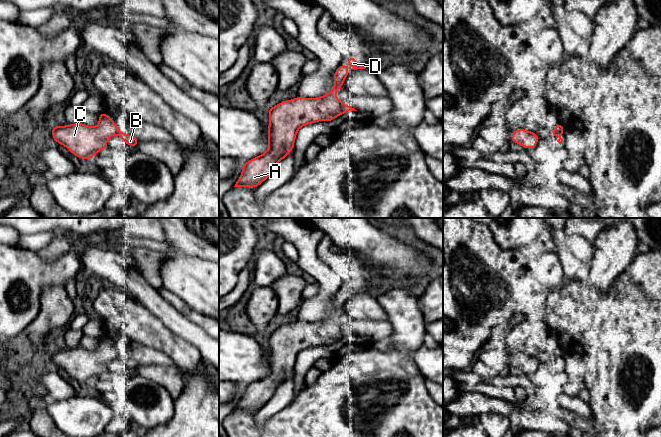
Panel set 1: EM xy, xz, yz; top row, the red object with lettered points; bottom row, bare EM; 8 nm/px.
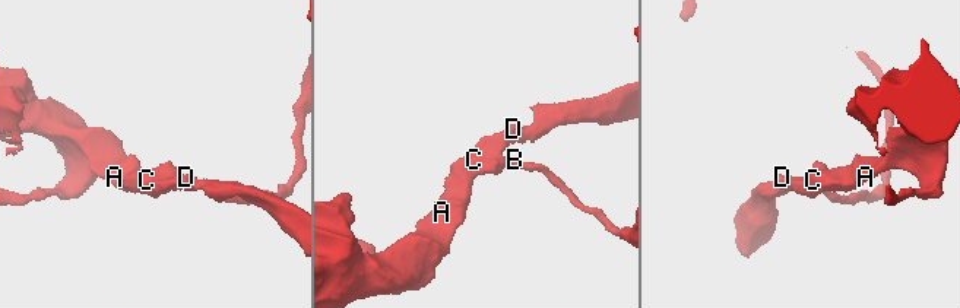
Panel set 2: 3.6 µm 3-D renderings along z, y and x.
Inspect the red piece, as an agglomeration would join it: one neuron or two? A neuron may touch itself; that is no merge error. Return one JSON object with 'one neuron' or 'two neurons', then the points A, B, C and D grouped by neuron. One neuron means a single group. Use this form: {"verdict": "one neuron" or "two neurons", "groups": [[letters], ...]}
{"verdict": "two neurons", "groups": [["A", "C", "D"], ["B"]]}

